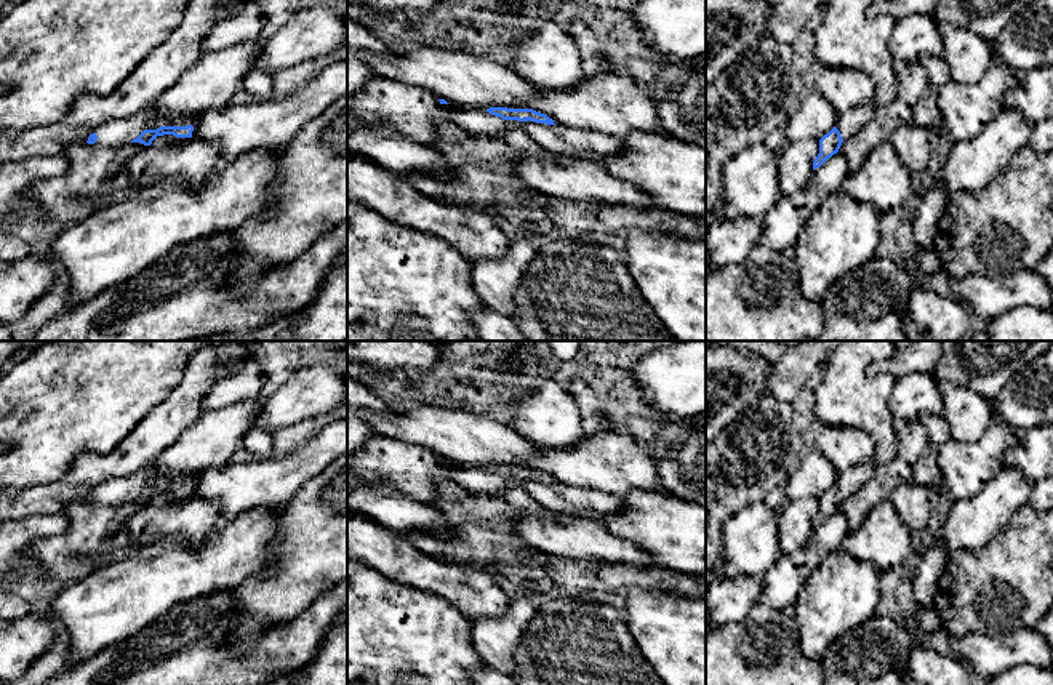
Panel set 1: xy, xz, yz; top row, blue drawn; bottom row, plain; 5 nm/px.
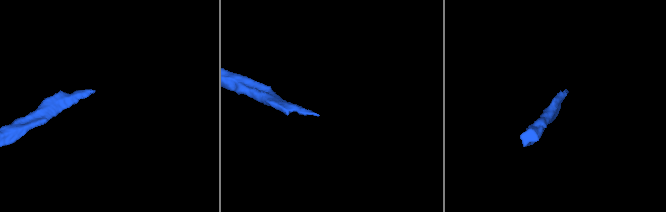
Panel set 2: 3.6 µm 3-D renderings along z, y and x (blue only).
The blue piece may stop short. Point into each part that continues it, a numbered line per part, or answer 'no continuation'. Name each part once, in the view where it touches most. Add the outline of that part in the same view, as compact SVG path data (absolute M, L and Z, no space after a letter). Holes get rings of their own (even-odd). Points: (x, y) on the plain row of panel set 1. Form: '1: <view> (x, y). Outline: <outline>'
1: xy (120, 490). Outline: M152 461L128 475L98 485L94 491L99 503L117 506L130 503L144 488L157 488L160 485L187 485L194 483L197 477L198 475L189 474L160 475L155 472L155 461Z

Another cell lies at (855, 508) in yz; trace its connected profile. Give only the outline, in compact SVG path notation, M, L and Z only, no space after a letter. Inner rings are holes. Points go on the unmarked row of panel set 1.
M896 421L898 450L887 464L877 464L874 477L839 507L847 517L848 528L858 528L867 512L901 483L914 482L914 467L927 450L925 427L917 421Z

